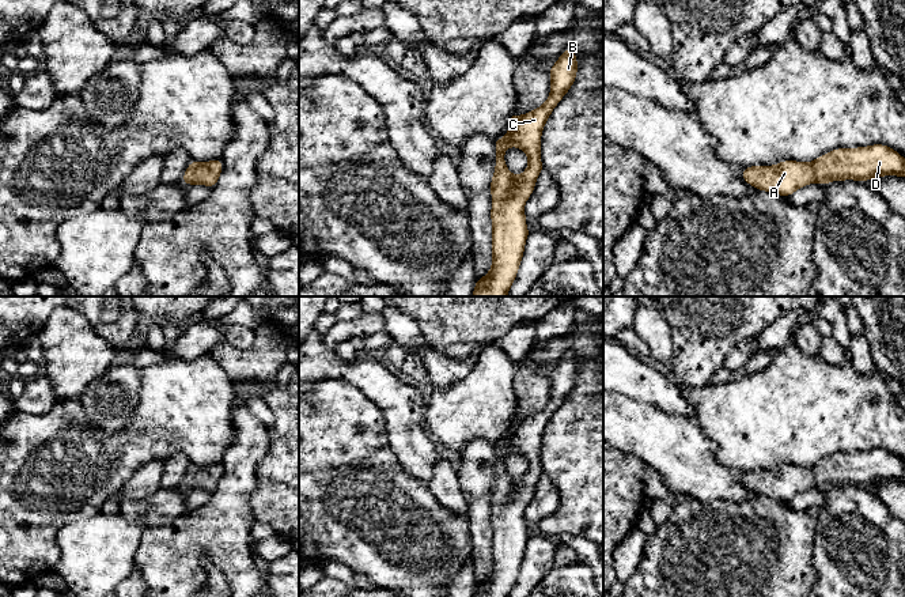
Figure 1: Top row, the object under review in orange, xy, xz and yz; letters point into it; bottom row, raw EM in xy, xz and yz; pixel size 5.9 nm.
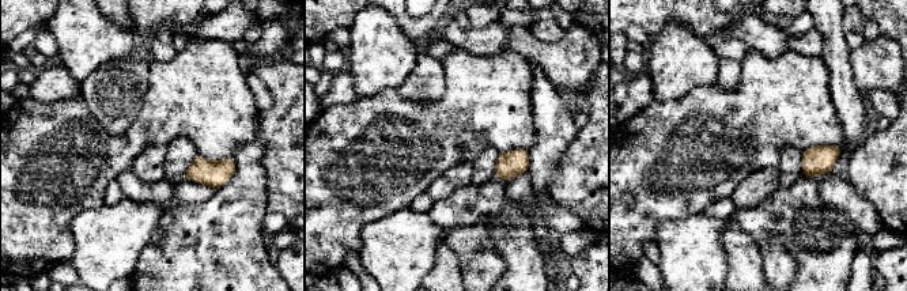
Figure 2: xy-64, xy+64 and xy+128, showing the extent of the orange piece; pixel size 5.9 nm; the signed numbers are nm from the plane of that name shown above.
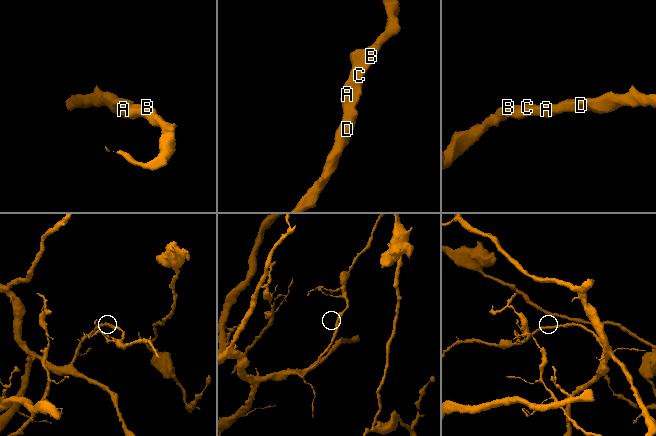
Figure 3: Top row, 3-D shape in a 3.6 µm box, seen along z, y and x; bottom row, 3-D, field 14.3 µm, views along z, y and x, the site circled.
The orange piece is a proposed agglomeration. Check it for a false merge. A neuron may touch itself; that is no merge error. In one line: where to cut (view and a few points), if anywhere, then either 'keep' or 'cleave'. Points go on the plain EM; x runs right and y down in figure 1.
no cut | keep

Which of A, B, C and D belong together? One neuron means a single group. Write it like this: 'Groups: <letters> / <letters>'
Groups: A B C D

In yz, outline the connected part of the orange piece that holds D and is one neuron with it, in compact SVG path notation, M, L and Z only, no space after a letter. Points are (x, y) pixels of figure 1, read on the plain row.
M885 449L836 453L809 468L783 465L773 471L749 471L742 476L746 488L781 502L791 500L814 487L819 490L845 484L866 487L886 480L905 481L905 464Z

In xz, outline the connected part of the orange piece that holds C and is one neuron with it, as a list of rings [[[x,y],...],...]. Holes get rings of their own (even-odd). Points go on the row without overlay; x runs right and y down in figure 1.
[[[573,352],[565,354],[549,377],[550,398],[546,407],[522,422],[512,416],[507,439],[495,445],[496,469],[491,485],[492,571],[484,582],[476,585],[473,597],[508,597],[518,579],[530,539],[525,509],[544,475],[541,441],[553,413],[576,383],[578,363]],[[508,451],[518,451],[529,461],[529,469],[519,481],[515,481],[504,466]]]

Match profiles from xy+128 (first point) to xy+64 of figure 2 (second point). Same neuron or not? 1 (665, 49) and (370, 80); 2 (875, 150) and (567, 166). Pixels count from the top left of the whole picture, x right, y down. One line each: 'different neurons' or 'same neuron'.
1: same neuron
2: same neuron

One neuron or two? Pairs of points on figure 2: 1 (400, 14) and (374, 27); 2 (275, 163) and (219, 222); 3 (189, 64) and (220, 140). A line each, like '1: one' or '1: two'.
1: two
2: two
3: one

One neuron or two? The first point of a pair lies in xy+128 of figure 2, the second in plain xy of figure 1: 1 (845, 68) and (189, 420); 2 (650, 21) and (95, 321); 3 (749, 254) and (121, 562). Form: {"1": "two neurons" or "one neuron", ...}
{"1": "two neurons", "2": "one neuron", "3": "two neurons"}

